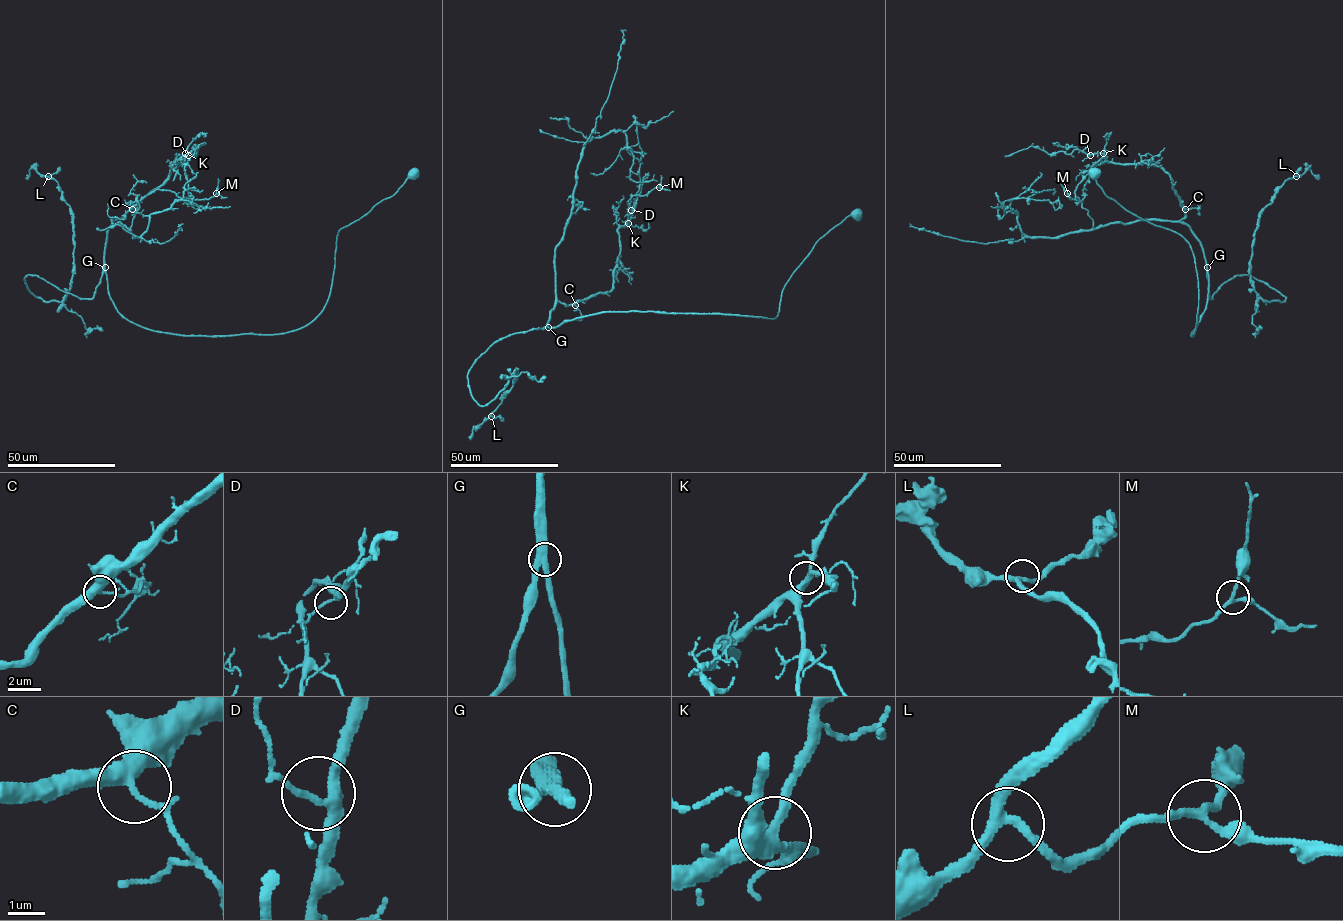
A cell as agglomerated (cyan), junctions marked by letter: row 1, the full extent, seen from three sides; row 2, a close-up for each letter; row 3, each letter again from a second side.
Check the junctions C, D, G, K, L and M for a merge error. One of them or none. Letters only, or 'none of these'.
none of these

